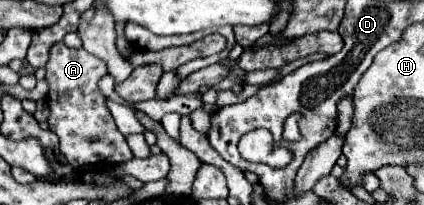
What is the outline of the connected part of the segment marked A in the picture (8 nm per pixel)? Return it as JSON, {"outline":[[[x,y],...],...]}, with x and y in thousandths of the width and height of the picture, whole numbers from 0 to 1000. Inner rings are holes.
{"outline":[[[134,205],[116,234],[116,293],[106,312],[106,390],[116,410],[116,449],[106,468],[106,498],[120,556],[111,595],[116,634],[139,663],[144,746],[186,829],[252,834],[257,810],[314,771],[295,663],[276,634],[267,566],[248,507],[252,478],[233,439],[233,390],[248,361],[248,302],[210,273],[210,254],[196,234],[158,234],[149,205]]]}

